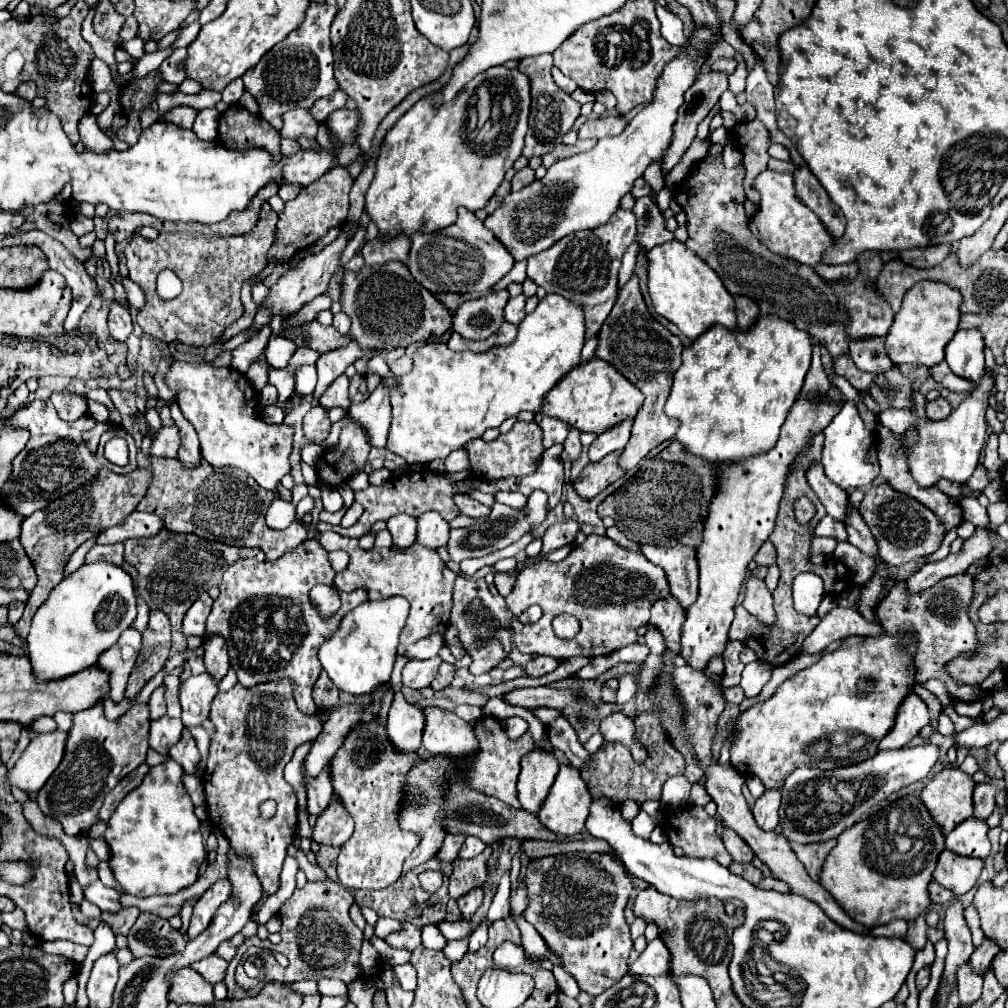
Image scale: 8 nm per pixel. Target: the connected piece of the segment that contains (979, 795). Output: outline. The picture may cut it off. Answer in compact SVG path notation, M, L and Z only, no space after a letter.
M992 778L986 784L978 784L974 788L974 818L986 820L996 808L996 794L1006 792L1006 782Z

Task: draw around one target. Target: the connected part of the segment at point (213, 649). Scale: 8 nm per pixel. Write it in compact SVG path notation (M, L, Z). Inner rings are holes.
M212 634L212 638L204 640L204 664L206 672L212 674L216 680L222 680L224 674L230 668L230 658L228 658L228 646L220 638L220 634Z

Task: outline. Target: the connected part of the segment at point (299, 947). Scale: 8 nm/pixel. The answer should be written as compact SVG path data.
M328 880L308 882L284 902L280 908L282 942L272 946L272 952L282 952L290 960L290 982L304 978L338 978L342 982L354 982L360 978L360 946L364 932L350 920L348 908L352 900L354 896L344 886Z

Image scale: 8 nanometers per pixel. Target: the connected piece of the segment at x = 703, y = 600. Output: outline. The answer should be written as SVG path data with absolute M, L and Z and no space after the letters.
M808 394L808 396L798 396L798 400L794 402L782 430L780 430L780 438L776 442L776 446L772 450L768 450L766 454L760 456L752 456L740 464L720 464L720 490L716 492L716 498L712 500L710 506L710 514L704 526L704 540L698 548L698 564L700 564L700 594L698 600L686 610L688 618L682 626L682 656L688 660L688 664L692 668L706 668L706 664L710 662L712 656L718 656L724 652L726 642L728 642L728 628L732 624L734 618L734 604L738 598L738 592L748 576L748 564L754 560L756 552L760 550L760 546L768 540L768 536L774 530L774 522L776 522L776 514L778 514L778 502L782 498L784 492L784 478L796 458L796 454L804 448L804 444L810 442L812 434L818 434L820 430L824 430L830 420L838 414L838 410L842 408L842 404L832 402L828 396L820 398L816 394Z

